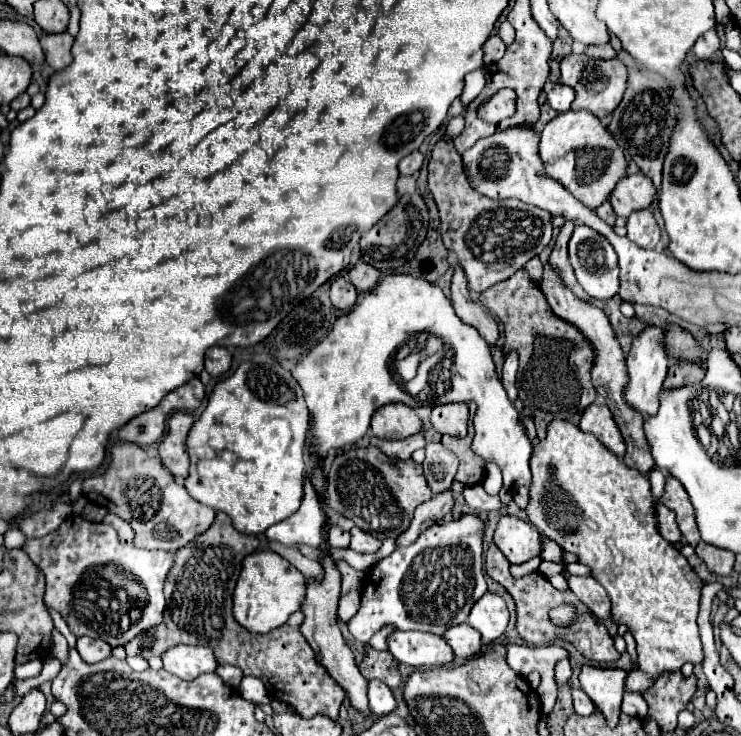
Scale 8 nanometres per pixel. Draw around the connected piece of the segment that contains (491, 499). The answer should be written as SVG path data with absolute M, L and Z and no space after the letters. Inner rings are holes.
M480 484L474 486L474 488L464 486L462 496L464 496L466 504L468 504L470 508L474 508L476 512L482 512L482 510L500 510L500 508L502 508L498 496L488 496L488 494L482 490Z

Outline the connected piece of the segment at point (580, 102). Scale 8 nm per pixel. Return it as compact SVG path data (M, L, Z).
M570 54L560 62L562 84L572 86L576 92L576 100L572 102L572 110L588 110L598 118L610 116L616 106L620 104L624 90L626 90L626 66L612 58L612 60L596 60L584 54Z

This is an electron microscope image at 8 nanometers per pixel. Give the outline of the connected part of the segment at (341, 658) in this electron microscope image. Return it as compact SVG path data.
M324 558L324 570L326 576L320 584L308 582L306 584L306 600L302 602L302 612L304 612L304 622L300 626L304 638L308 640L310 648L314 650L314 656L318 656L318 664L324 664L326 672L330 672L330 676L338 682L338 686L346 692L346 696L350 698L352 708L362 714L364 718L368 718L372 712L368 708L368 700L366 700L366 684L368 680L362 678L356 662L354 662L354 654L348 648L346 640L340 634L340 628L336 624L336 608L338 608L338 598L340 598L340 572L336 570L334 562L330 558Z

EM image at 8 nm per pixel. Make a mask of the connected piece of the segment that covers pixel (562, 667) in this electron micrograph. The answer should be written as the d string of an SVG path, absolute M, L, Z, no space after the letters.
M568 658L558 661L555 665L554 672L556 672L556 682L566 682L570 672L572 672L571 665Z

